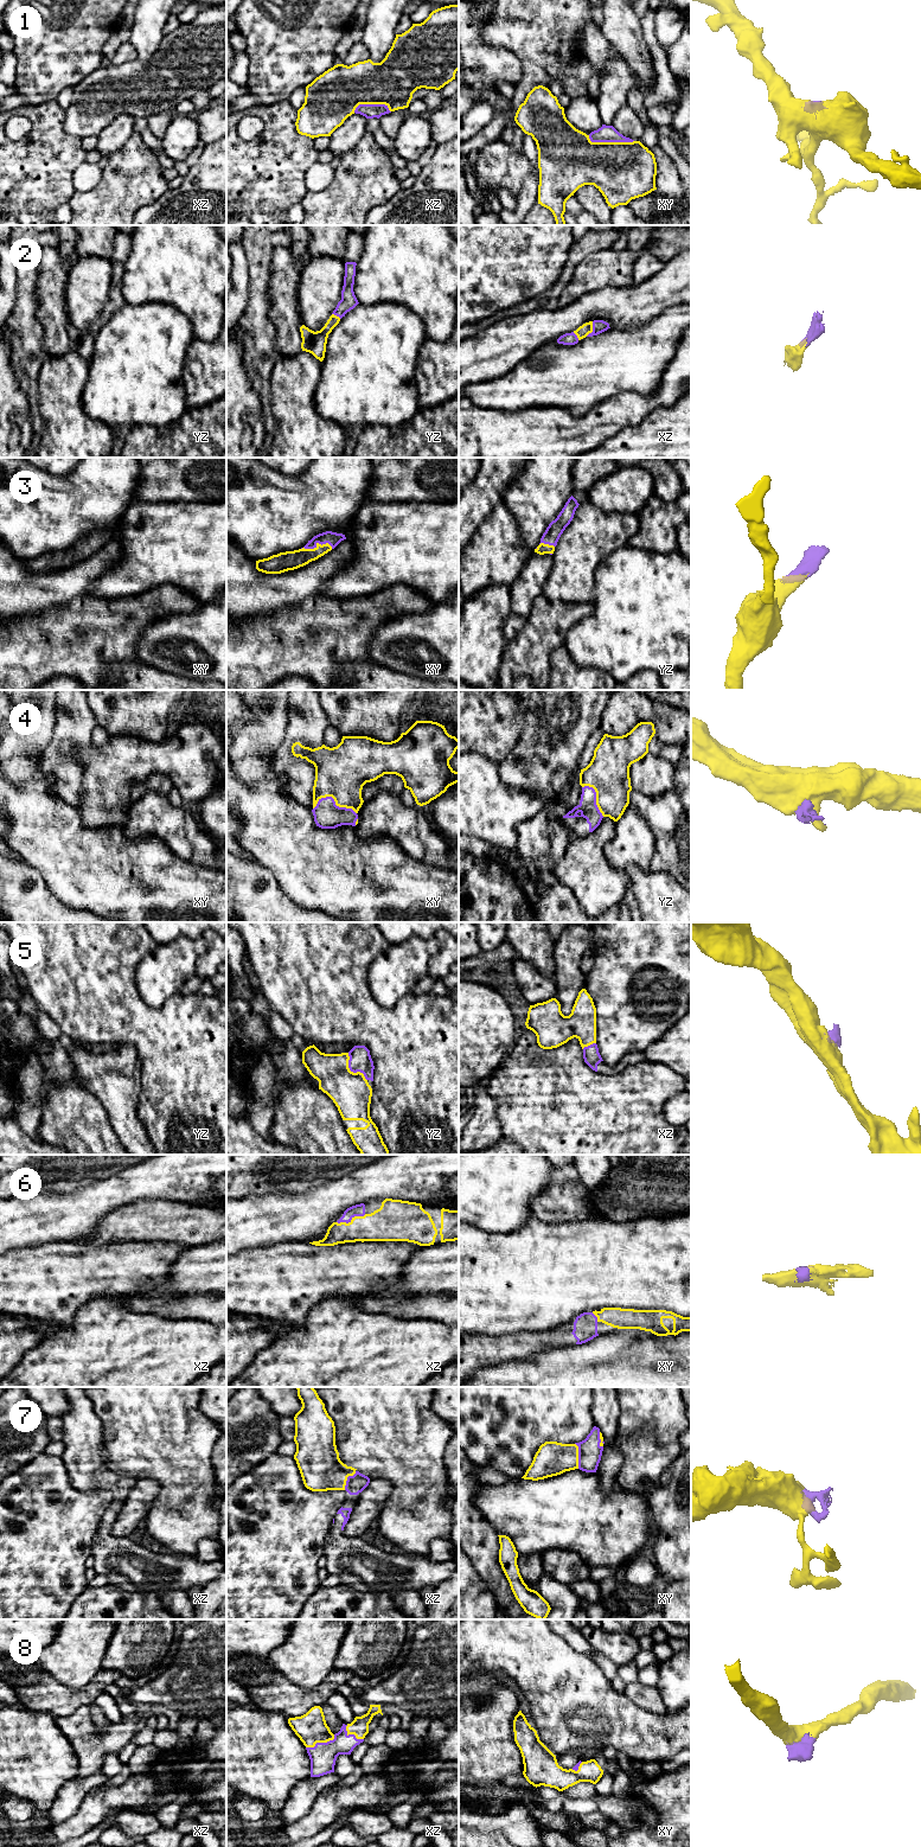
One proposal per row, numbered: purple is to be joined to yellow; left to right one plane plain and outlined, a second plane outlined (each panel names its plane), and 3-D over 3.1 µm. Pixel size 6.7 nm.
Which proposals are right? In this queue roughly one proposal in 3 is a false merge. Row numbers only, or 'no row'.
1, 2, 3, 4, 5, 6, 7, 8

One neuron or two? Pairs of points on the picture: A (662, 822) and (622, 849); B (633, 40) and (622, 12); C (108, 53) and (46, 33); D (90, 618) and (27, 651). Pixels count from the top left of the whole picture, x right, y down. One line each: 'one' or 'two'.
A: two
B: one
C: two
D: one

